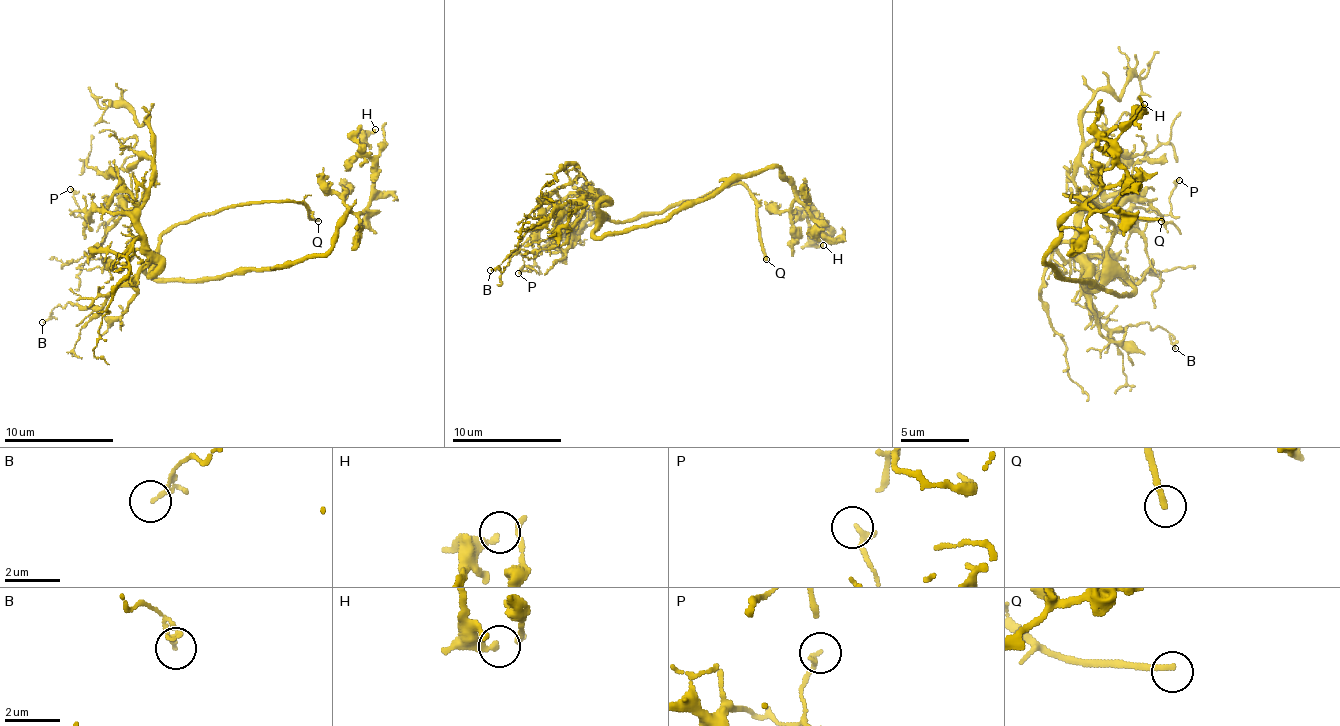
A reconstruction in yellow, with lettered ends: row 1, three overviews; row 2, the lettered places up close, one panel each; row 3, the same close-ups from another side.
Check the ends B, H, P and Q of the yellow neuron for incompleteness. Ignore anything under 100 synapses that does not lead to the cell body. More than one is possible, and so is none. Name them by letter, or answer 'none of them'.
Q

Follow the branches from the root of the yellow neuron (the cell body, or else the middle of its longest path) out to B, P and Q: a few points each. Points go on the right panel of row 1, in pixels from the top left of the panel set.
B: (1117, 293), (1134, 286), (1096, 273), (1082, 279), (1085, 300), (1103, 324), (1151, 324), (1175, 348)
P: (1117, 293), (1134, 286), (1120, 276), (1096, 273), (1079, 248), (1079, 211), (1144, 207), (1165, 214), (1179, 180)
Q: (1117, 293), (1134, 286), (1106, 252), (1110, 221), (1092, 200), (1065, 197), (1082, 197), (1110, 214), (1161, 221)

